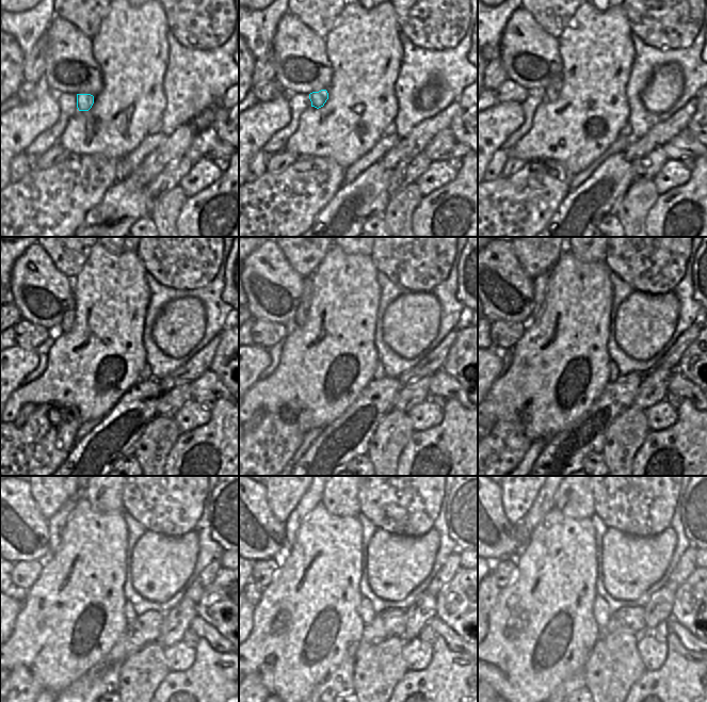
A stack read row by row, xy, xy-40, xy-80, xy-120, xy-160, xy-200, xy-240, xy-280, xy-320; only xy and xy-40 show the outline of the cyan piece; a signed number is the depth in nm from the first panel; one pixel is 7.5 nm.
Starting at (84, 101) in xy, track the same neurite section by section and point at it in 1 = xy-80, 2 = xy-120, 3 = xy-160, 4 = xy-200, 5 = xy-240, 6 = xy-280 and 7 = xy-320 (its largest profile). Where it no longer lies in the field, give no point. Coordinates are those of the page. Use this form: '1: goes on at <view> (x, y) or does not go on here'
1: goes on at xy-80 (551, 92)
2: goes on at xy-120 (67, 322)
3: goes on at xy-160 (301, 317)
4: goes on at xy-200 (540, 283)
5: goes on at xy-240 (57, 523)
6: goes on at xy-280 (311, 498)
7: goes on at xy-320 (544, 503)

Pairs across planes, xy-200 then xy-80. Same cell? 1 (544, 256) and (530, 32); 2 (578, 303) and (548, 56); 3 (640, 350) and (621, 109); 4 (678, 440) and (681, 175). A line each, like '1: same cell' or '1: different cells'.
1: different cells
2: different cells
3: different cells
4: different cells

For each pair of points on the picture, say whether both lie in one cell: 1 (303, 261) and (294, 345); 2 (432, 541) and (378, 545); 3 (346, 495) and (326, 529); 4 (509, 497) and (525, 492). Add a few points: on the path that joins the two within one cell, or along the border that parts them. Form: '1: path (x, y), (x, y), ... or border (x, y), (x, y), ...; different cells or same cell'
1: border (325, 255), (310, 276); different cells
2: path (418, 545), (391, 545); same cell
3: border (320, 503), (334, 515), (355, 516); different cells
4: path (513, 498), (520, 492); same cell

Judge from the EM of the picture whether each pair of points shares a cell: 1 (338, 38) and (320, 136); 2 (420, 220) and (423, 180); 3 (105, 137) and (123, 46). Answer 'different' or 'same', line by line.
1: same
2: different
3: same

